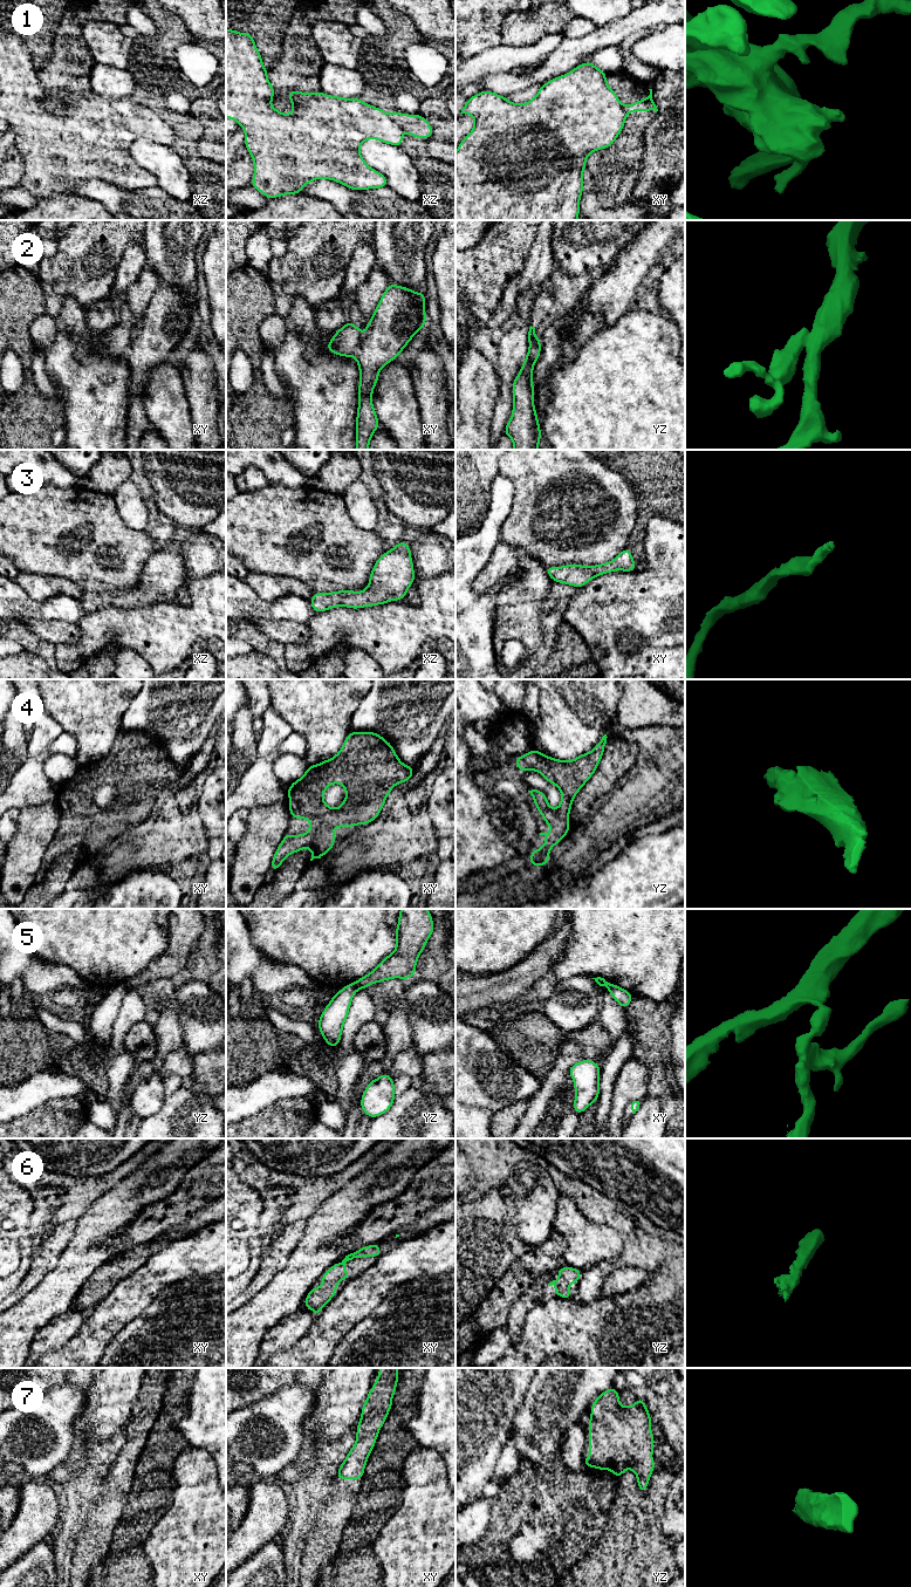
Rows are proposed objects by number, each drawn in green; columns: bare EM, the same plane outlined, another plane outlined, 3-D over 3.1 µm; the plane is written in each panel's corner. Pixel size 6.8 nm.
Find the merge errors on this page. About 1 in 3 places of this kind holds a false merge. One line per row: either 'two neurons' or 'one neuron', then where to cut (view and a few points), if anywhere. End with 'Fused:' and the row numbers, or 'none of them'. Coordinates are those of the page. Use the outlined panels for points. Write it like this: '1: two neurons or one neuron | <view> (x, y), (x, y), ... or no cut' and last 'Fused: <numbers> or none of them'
1: two neurons | xz (388, 114), (401, 127)
2: one neuron | no cut
3: one neuron | no cut
4: one neuron | no cut
5: two neurons | yz (353, 984), (358, 989)
6: one neuron | no cut
7: one neuron | no cut
Fused: 1, 5

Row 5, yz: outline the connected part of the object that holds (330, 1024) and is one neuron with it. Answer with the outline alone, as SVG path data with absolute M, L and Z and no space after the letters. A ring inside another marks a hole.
M354 984L343 986L333 996L318 1019L318 1032L324 1041L333 1048L340 1045L343 1025L347 1020L354 994L357 992Z

